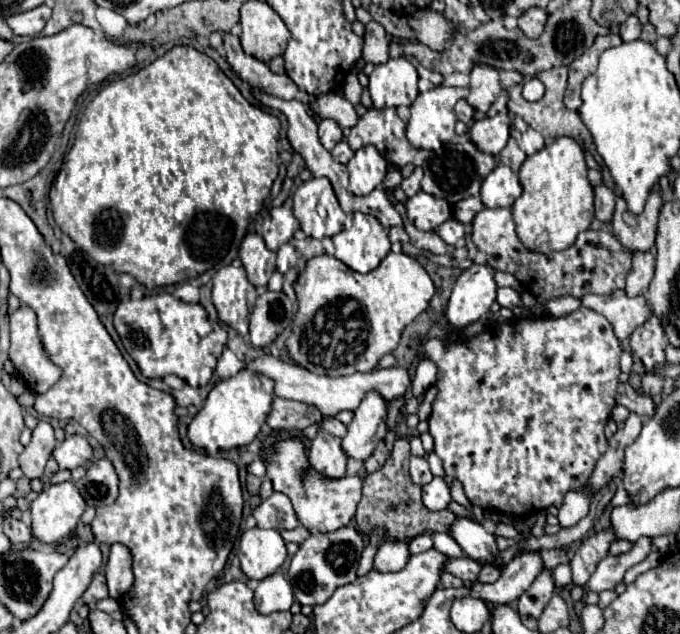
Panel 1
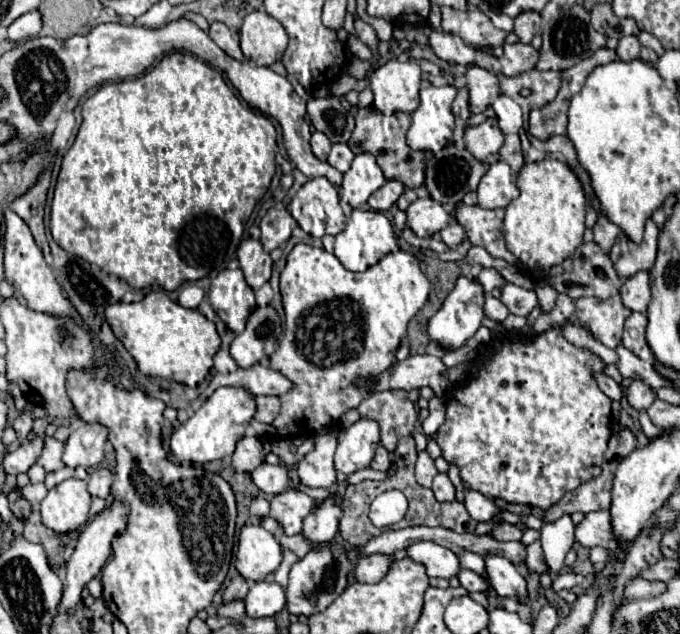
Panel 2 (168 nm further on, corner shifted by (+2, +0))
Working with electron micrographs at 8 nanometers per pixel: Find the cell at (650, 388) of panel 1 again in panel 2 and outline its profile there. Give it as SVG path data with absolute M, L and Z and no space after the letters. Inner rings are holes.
M633 380L627 390L627 400L635 410L647 410L655 398L655 390L641 380Z

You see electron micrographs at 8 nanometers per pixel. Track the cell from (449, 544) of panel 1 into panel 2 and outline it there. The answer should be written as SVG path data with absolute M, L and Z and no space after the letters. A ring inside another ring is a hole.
M463 552L463 554L459 554L459 562L461 562L463 568L469 568L469 570L481 574L483 578L487 578L485 562L483 562L483 558L479 554L475 554L475 552Z

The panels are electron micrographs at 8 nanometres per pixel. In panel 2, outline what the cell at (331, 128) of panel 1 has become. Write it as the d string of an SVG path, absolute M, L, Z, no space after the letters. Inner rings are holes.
M313 132L313 136L311 136L311 150L313 150L313 154L317 156L317 158L321 158L321 160L327 160L327 156L329 156L329 150L331 150L331 140L323 134L323 132Z

